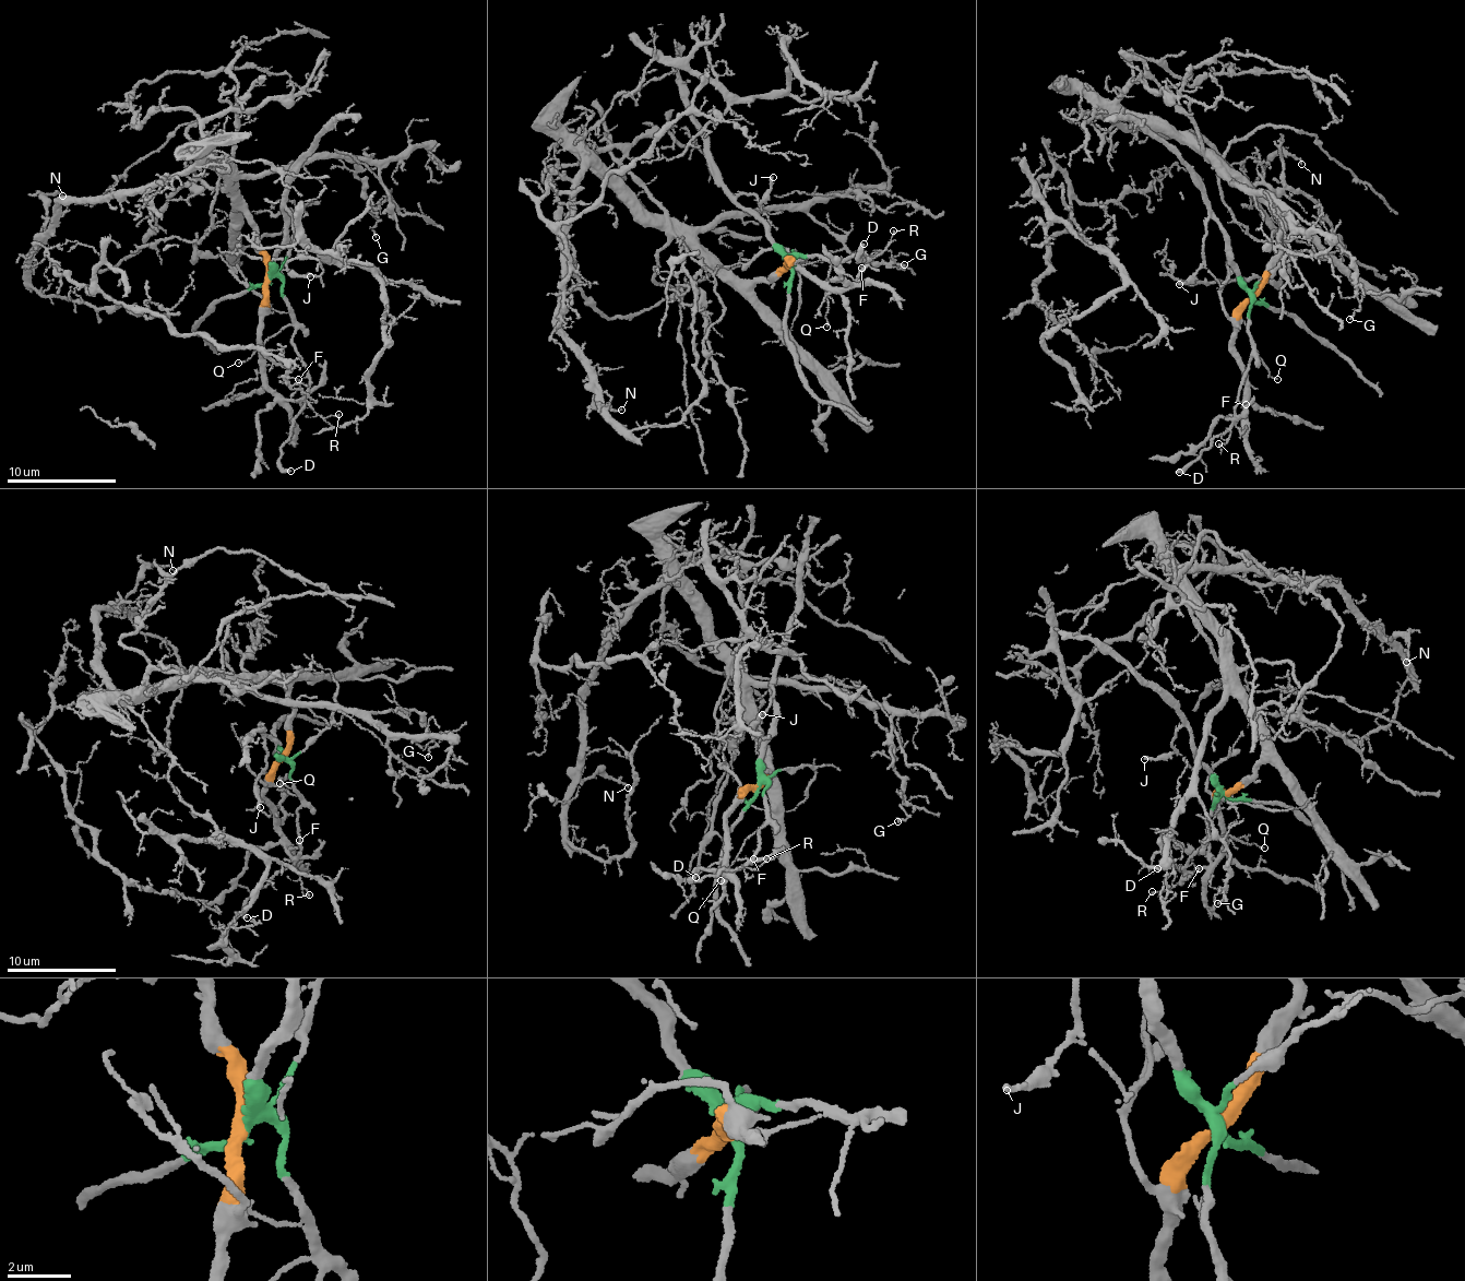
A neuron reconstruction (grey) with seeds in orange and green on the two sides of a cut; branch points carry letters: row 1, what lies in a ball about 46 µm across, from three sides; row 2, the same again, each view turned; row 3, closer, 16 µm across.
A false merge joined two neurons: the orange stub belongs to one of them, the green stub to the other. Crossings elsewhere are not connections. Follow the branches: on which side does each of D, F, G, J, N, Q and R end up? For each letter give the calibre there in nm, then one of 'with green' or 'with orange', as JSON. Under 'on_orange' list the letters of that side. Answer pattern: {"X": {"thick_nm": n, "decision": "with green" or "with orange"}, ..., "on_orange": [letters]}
{"D": {"thick_nm": 320, "decision": "with green"}, "F": {"thick_nm": 150, "decision": "with orange"}, "G": {"thick_nm": 110, "decision": "with orange"}, "J": {"thick_nm": 180, "decision": "with green"}, "N": {"thick_nm": 140, "decision": "with orange"}, "Q": {"thick_nm": 90, "decision": "with green"}, "R": {"thick_nm": 100, "decision": "with green"}, "on_orange": ["F", "G", "N"]}

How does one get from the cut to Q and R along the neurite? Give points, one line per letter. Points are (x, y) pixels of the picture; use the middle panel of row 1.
Q: (790, 265), (799, 254), (818, 256), (831, 264), (825, 316), (828, 328)
R: (790, 265), (799, 254), (818, 256), (840, 265), (857, 253), (870, 259), (885, 247), (892, 230)

